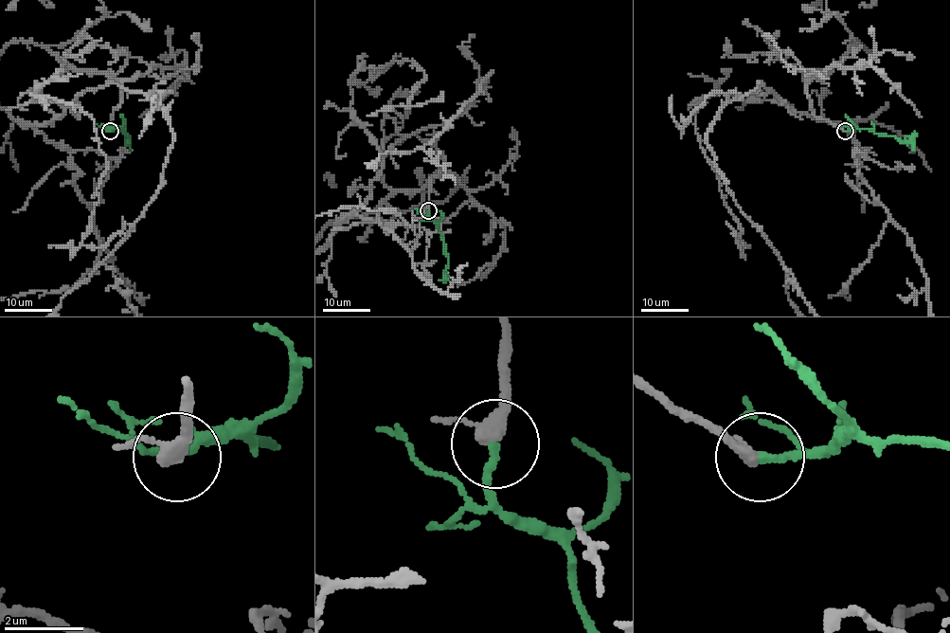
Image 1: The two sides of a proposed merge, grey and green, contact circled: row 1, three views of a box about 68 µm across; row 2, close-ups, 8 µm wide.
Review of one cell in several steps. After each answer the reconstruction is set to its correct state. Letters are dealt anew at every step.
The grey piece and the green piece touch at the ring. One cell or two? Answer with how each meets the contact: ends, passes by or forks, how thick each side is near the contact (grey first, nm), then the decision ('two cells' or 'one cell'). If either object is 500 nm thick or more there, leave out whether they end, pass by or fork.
grey passes by; green ends there; 300 nm thick on the grey side, 220 nm on the other; one cell

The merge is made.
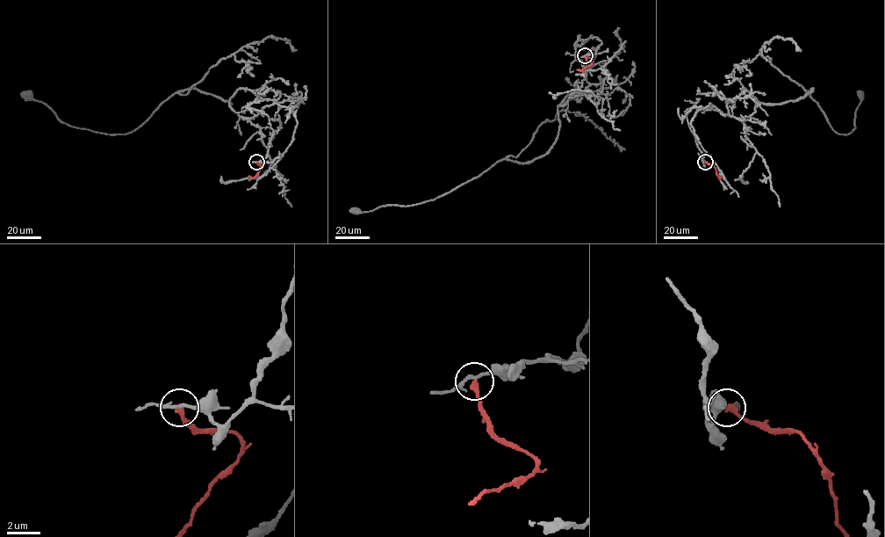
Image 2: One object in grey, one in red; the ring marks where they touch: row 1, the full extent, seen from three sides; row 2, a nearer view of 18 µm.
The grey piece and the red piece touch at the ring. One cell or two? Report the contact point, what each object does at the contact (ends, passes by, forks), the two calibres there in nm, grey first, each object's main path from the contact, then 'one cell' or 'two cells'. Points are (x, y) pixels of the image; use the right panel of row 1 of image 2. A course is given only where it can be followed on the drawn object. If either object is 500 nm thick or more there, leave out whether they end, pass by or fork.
(705, 162) | grey forks | red ends | 160/360 nm | grey via (705, 162), (689, 108), (744, 118), (757, 104), (797, 100), (812, 88), (832, 128), (847, 134), (861, 95) | red via (705, 162), (712, 164), (719, 178), (722, 177) | two cells

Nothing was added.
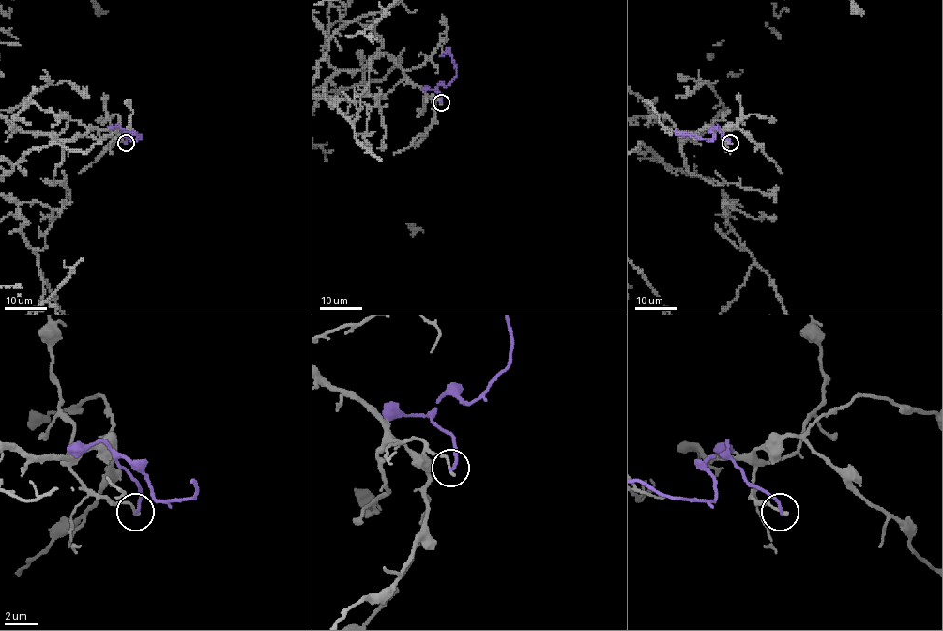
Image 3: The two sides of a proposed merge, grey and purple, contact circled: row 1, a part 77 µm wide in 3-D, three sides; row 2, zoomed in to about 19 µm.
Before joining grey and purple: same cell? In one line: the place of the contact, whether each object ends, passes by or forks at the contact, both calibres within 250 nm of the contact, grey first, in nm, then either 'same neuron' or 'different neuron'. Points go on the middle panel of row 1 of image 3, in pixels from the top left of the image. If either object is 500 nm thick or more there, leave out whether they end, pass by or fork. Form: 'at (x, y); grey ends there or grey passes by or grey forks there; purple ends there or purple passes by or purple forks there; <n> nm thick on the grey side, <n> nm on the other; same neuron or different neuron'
at (441, 102); grey ends there; purple ends there; 200 nm thick on the grey side, 190 nm on the other; different neuron

